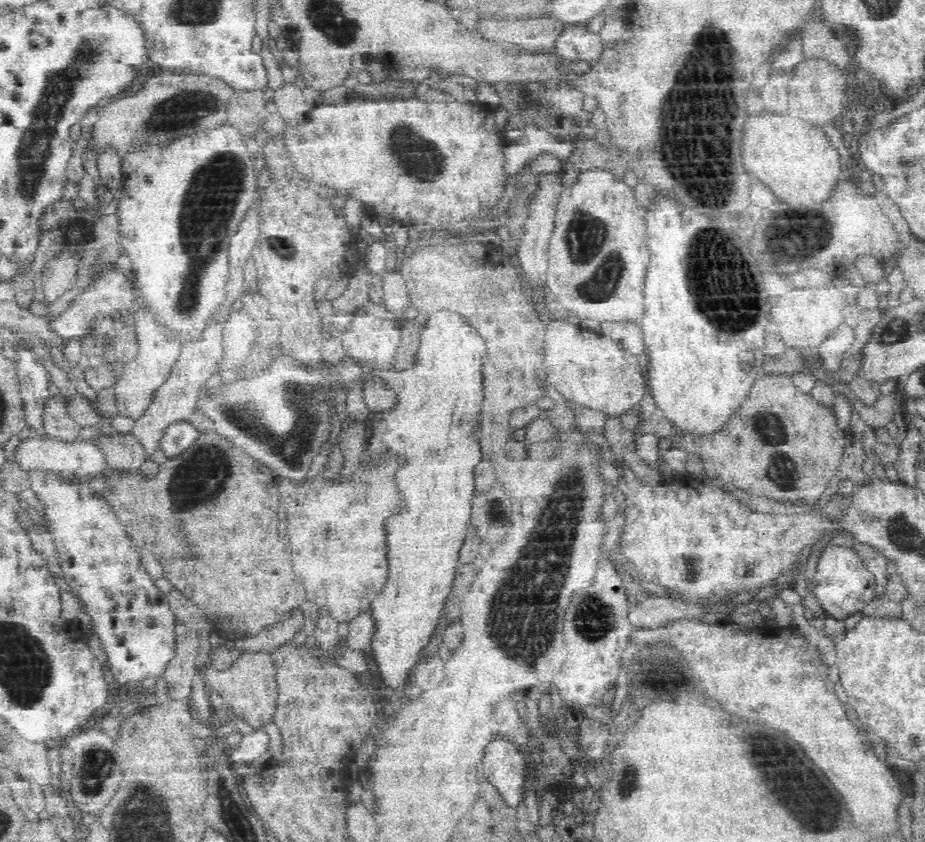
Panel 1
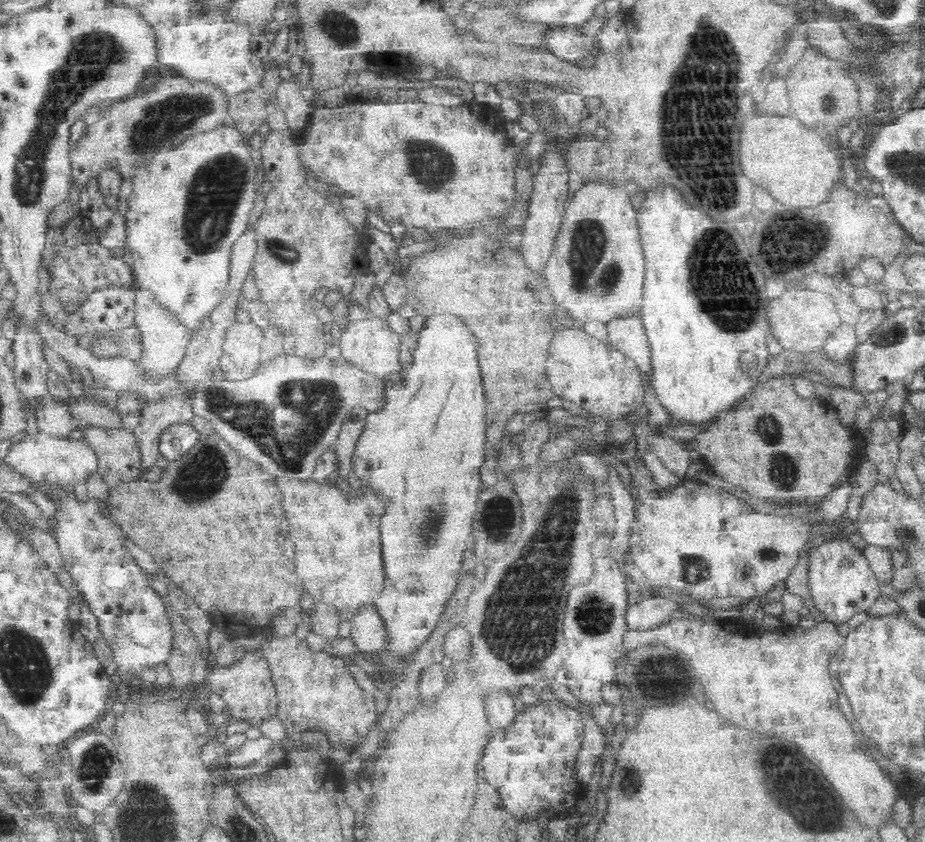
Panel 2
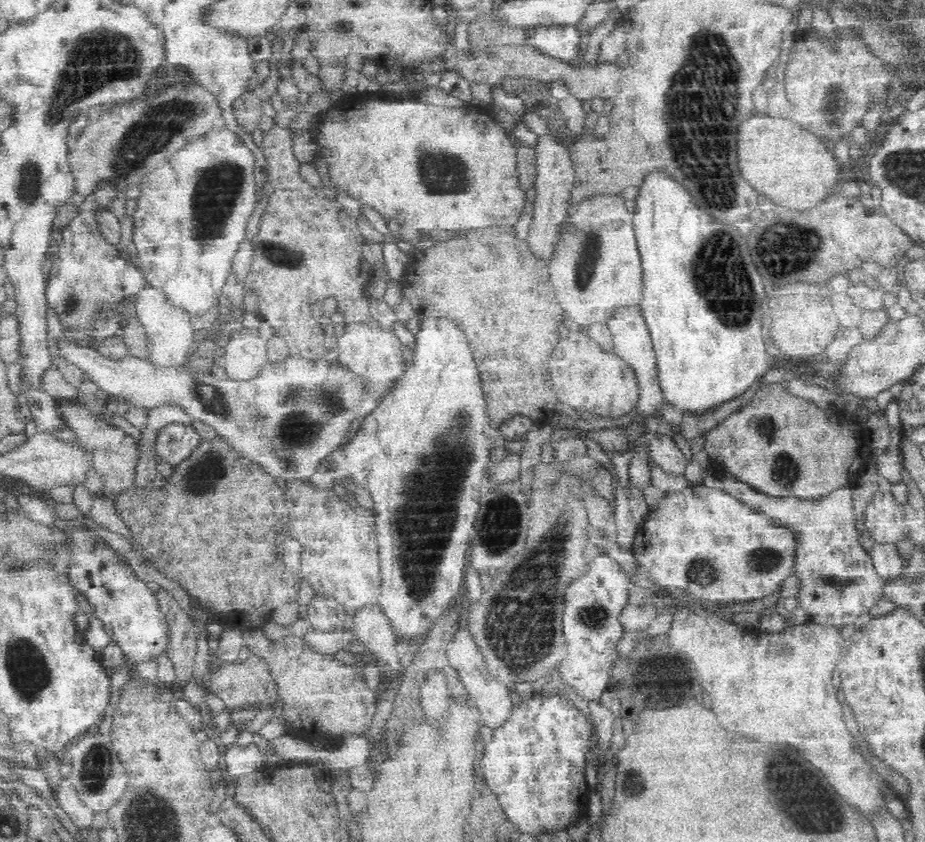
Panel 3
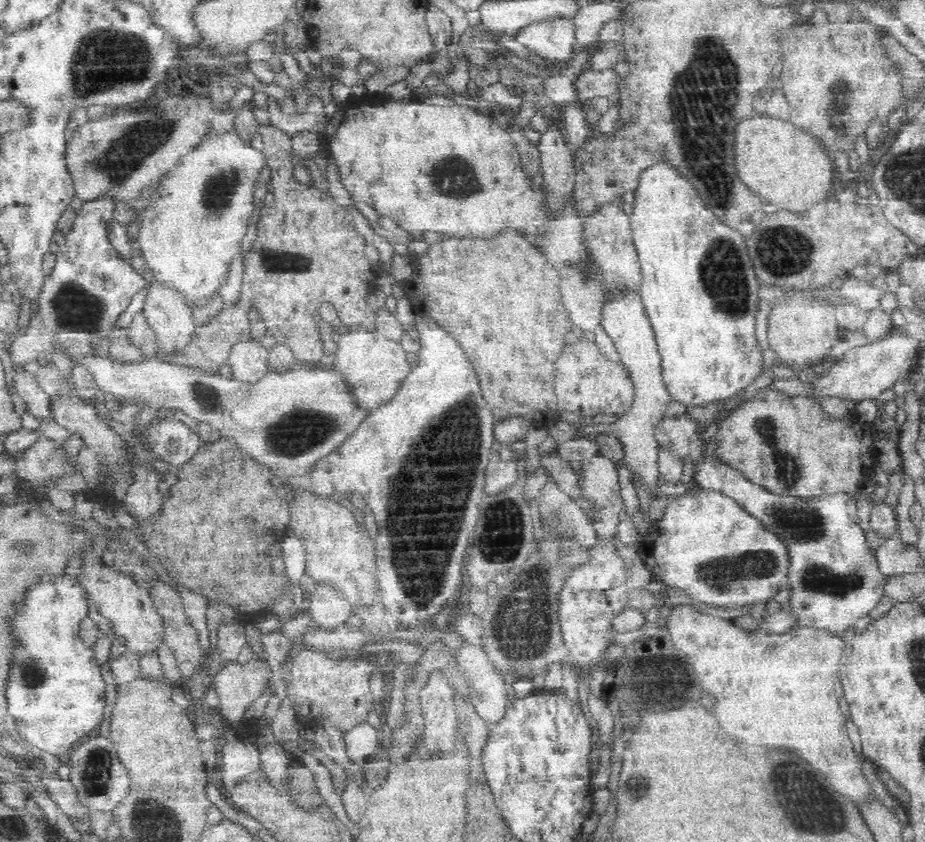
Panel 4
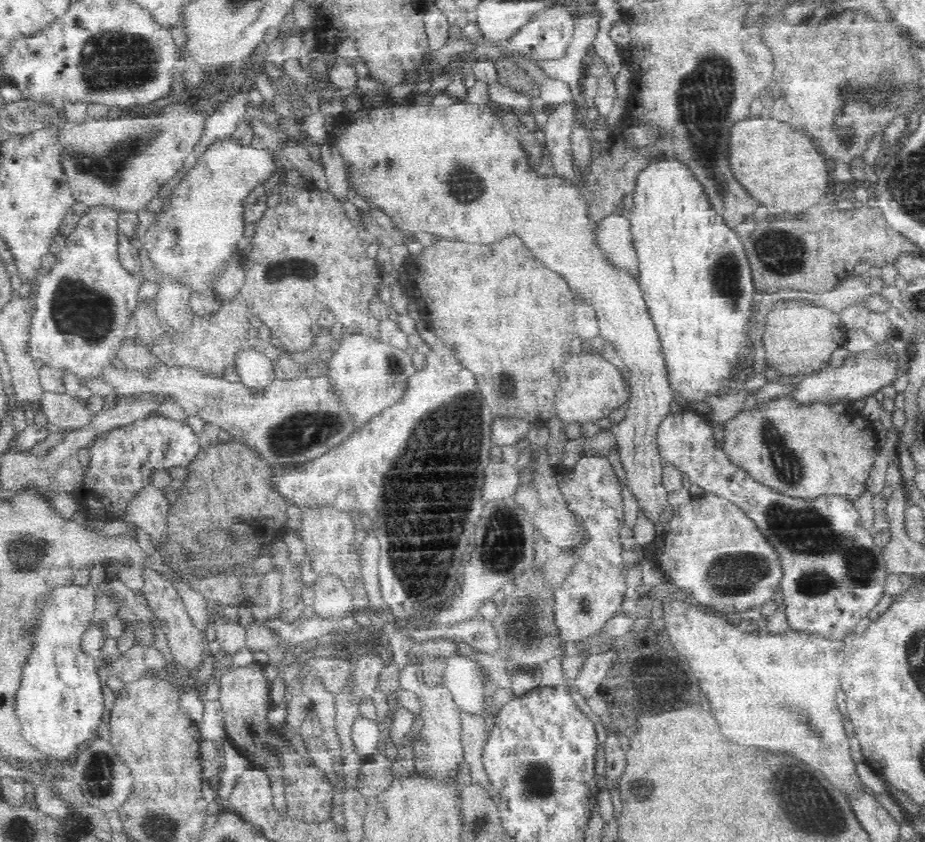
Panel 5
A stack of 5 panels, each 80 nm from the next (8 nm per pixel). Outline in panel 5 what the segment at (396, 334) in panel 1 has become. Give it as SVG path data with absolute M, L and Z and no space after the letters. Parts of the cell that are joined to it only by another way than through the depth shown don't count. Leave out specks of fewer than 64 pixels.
M366 333L346 334L339 341L339 348L326 356L326 374L332 376L332 385L336 387L342 403L356 416L359 428L370 418L380 414L390 405L396 404L404 394L408 377L416 372L409 350L396 348L378 337Z

